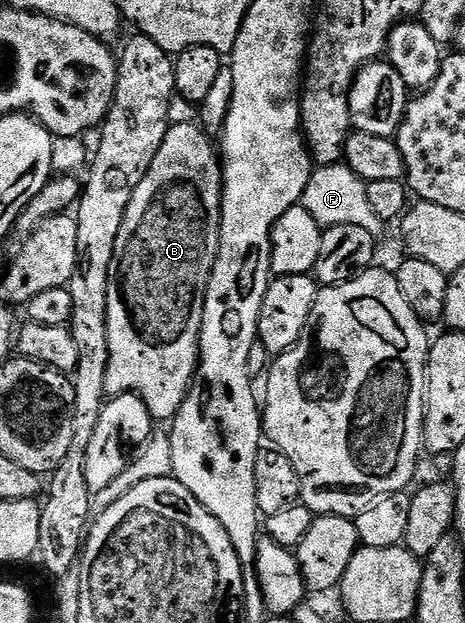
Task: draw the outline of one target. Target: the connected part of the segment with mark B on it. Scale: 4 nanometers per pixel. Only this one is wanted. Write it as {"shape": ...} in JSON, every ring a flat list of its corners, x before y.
{"shape":[[187,122,177,126,169,125,166,140,162,140,162,148,158,148,158,156,154,156,154,164,150,164,150,172,142,176,142,184,134,188,134,196,130,196,130,204,126,208,126,216,122,216,122,228,118,228,118,244,114,244,114,252,118,256,136,254,136,266,132,262,117,260,112,263,112,285,108,287,108,347,110,360,106,368,105,395,131,394,135,392,144,399,150,416,157,423,167,423,176,417,184,397,196,377,196,364,200,361,200,333,202,332,202,312,204,311,204,290,208,287,210,272,214,268,214,260,220,243,220,196,224,189,224,171,221,159,212,151,213,139,196,122]]}

